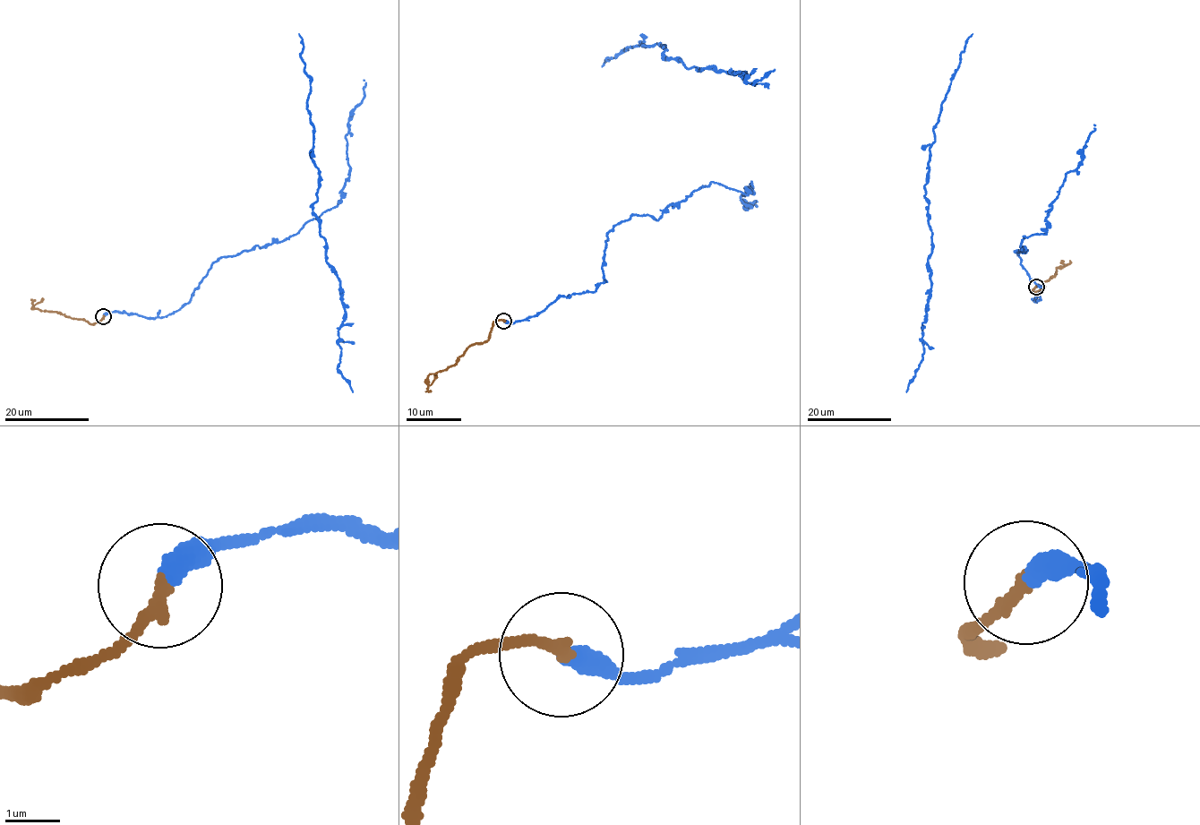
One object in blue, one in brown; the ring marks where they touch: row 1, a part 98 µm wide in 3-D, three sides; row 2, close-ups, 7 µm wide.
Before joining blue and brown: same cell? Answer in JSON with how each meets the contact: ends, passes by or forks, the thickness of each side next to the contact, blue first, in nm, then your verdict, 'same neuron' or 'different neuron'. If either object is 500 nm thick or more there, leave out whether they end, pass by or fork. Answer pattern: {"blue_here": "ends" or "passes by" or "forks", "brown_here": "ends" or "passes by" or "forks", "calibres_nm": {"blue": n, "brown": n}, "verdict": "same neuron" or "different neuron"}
{"blue_here": "ends", "brown_here": "ends", "calibres_nm": {"blue": 400, "brown": 240}, "verdict": "same neuron"}

